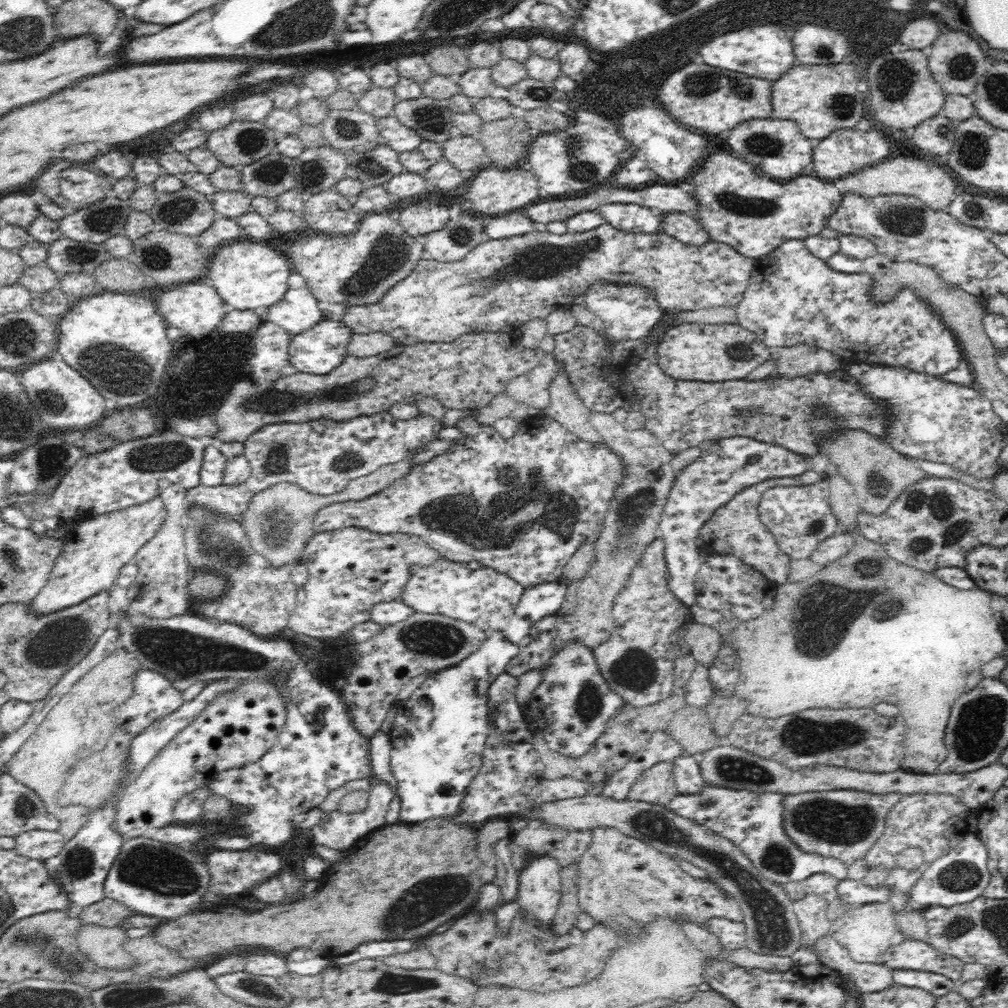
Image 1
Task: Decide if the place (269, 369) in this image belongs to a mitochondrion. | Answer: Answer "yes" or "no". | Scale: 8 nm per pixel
yes

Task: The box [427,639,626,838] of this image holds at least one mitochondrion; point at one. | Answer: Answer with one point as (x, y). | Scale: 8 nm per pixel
(589, 704)

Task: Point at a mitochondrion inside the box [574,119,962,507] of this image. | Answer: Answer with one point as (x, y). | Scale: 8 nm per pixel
(908, 220)

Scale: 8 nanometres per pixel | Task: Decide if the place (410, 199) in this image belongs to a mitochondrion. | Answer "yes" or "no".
no

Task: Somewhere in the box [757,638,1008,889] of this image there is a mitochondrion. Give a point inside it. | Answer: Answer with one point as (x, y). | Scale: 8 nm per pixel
(832, 822)

